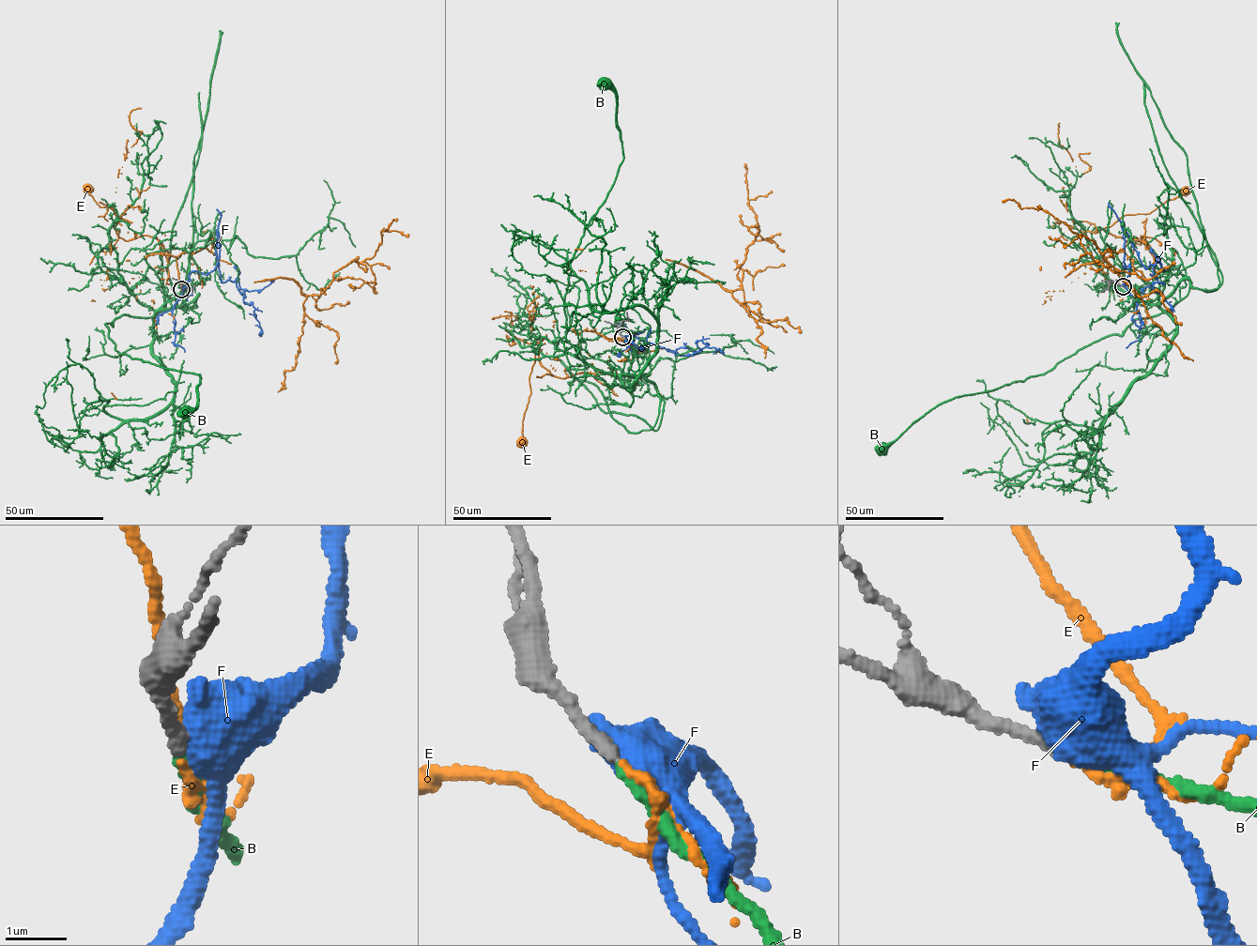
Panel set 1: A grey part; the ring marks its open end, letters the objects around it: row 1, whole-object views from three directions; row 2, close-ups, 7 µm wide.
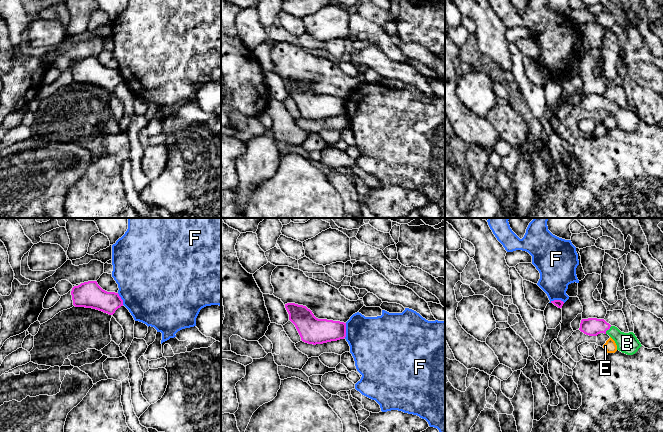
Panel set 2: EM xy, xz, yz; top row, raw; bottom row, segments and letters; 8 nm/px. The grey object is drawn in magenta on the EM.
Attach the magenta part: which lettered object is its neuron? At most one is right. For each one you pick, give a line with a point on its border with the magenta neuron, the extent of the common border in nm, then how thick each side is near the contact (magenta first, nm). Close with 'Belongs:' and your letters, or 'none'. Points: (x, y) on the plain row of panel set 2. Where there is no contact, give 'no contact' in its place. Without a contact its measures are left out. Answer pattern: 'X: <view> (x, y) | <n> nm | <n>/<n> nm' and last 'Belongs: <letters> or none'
B: yz (607, 105) | 80 nm | 140/170 nm
Belongs: B

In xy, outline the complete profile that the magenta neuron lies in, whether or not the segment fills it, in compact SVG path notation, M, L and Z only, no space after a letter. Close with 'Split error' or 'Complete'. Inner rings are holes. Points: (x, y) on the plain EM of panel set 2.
M88 57L74 62L71 67L75 83L92 84L109 91L123 82L123 76L118 69L103 66L97 57Z. Complete

